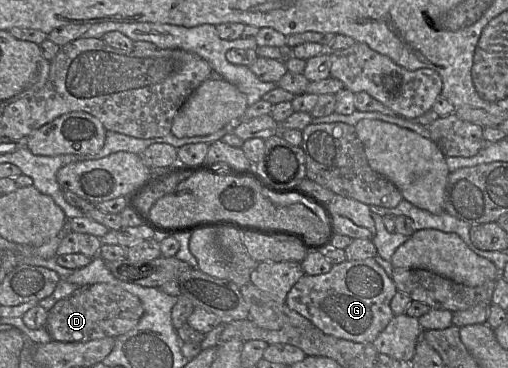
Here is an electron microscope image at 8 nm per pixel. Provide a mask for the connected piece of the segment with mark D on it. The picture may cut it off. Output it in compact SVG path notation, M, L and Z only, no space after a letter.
M97 283L78 288L72 295L62 299L47 318L47 332L53 341L66 343L82 343L105 337L117 338L132 330L141 320L144 309L140 300L126 290L106 284Z

